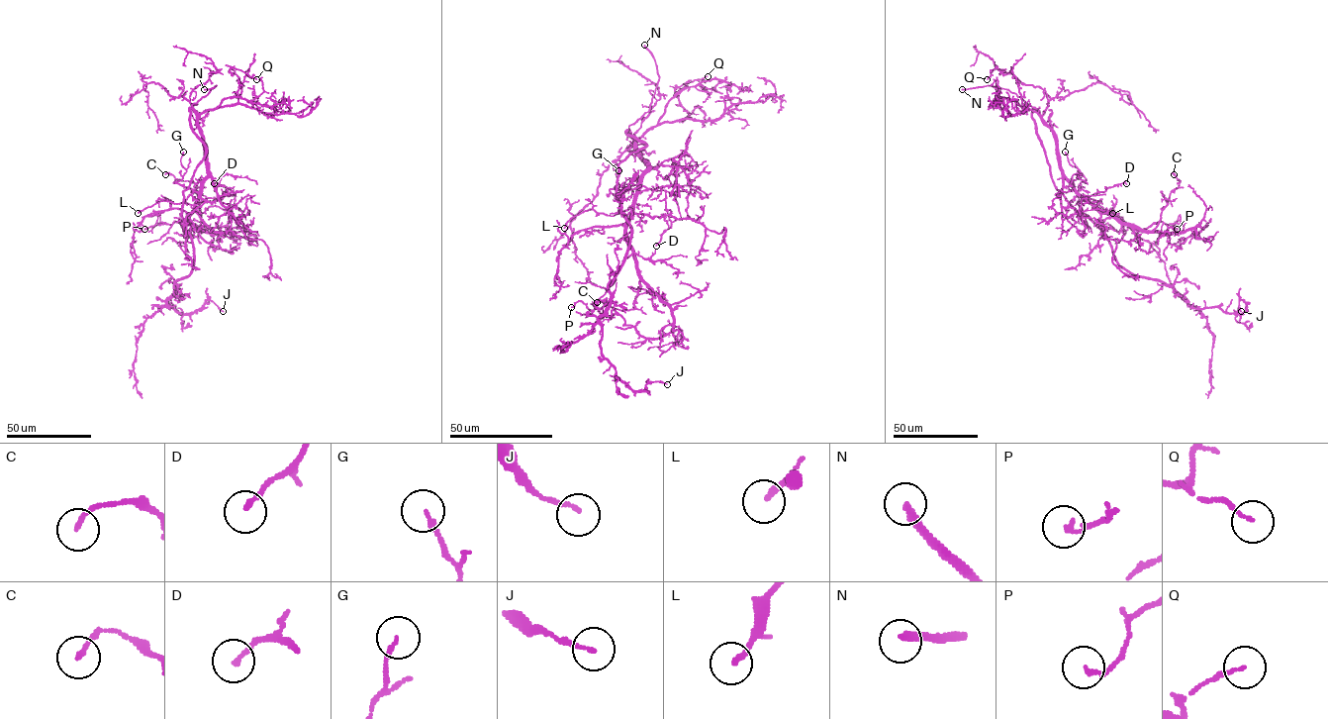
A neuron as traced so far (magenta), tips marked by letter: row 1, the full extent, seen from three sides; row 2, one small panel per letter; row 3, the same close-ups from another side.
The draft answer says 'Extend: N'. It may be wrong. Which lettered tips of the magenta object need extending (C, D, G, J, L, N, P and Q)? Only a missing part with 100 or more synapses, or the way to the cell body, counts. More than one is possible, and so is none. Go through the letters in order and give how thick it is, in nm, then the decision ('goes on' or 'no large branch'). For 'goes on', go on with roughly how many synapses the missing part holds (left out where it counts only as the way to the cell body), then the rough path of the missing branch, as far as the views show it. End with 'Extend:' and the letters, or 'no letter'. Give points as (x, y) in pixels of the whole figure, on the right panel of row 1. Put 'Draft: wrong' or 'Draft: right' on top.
Draft: right
C: calibre 160 nm; no large branch
D: calibre 170 nm; no large branch
G: calibre 150 nm; no large branch
J: calibre 140 nm; no large branch
L: calibre 190 nm; no large branch
N: calibre 280 nm; goes on; course (962, 89), (949, 89), (947, 83), (944, 85)
P: calibre 160 nm; no large branch
Q: calibre 120 nm; no large branch
Extend: N

